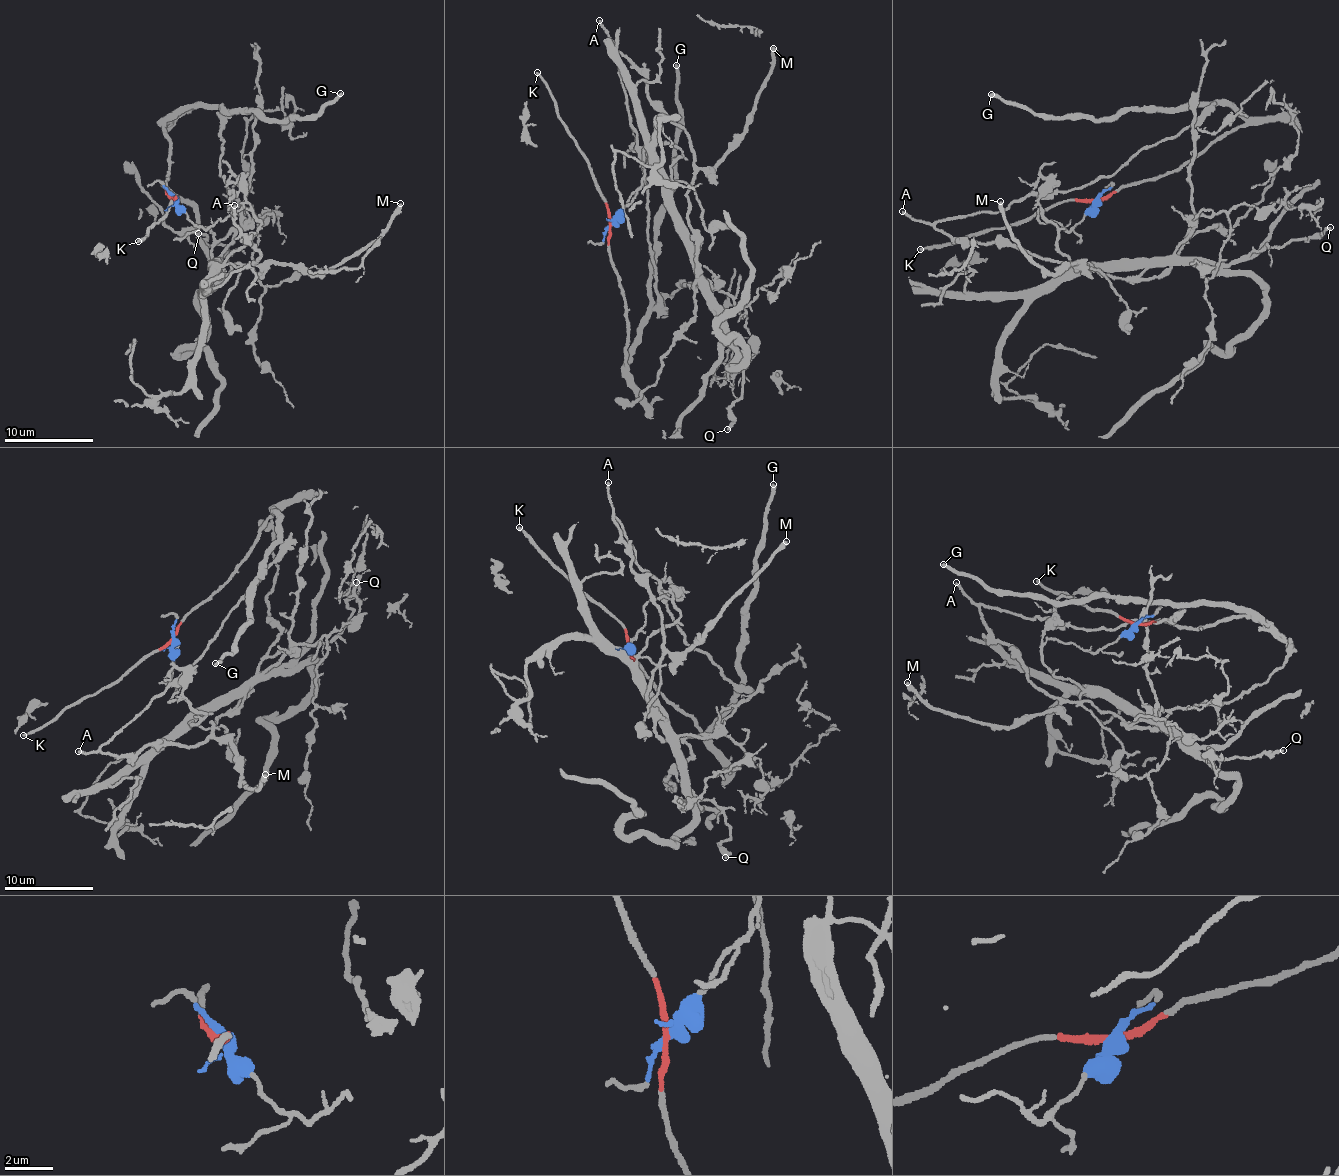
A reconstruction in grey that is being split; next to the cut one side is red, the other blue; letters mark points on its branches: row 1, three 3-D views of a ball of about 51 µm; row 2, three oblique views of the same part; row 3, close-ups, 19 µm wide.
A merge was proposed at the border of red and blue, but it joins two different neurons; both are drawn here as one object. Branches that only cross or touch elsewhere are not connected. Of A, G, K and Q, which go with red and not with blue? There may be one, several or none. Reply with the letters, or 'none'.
A, G, K

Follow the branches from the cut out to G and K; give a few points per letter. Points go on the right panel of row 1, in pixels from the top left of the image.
G: (1096, 199), (1182, 167), (1243, 121), (1225, 104), (1119, 109), (1090, 119), (1039, 116), (990, 93)
K: (1096, 199), (1069, 198), (1003, 228), (978, 231), (945, 244), (919, 249)

